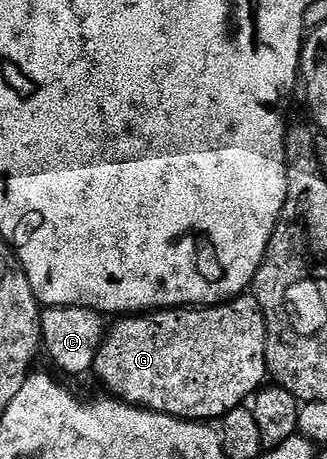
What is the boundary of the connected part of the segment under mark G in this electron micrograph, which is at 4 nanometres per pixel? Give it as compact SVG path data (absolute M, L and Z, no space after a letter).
M241 296L225 302L219 306L202 306L199 308L173 308L170 310L157 310L145 312L139 316L124 316L119 319L116 327L109 329L104 335L104 343L96 357L94 374L100 377L107 393L129 406L138 406L142 410L153 410L159 414L168 414L171 418L187 418L189 420L212 420L208 418L223 419L230 411L243 407L265 385L269 377L268 361L266 360L266 344L268 343L268 329L264 323L264 313L260 311L258 300L254 296Z

